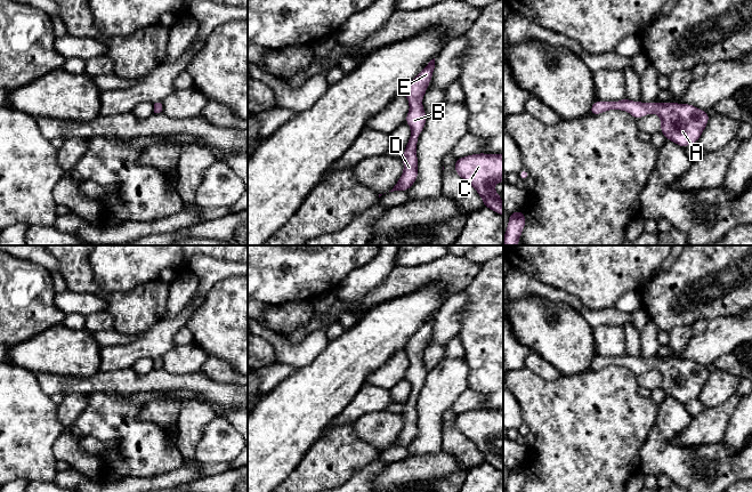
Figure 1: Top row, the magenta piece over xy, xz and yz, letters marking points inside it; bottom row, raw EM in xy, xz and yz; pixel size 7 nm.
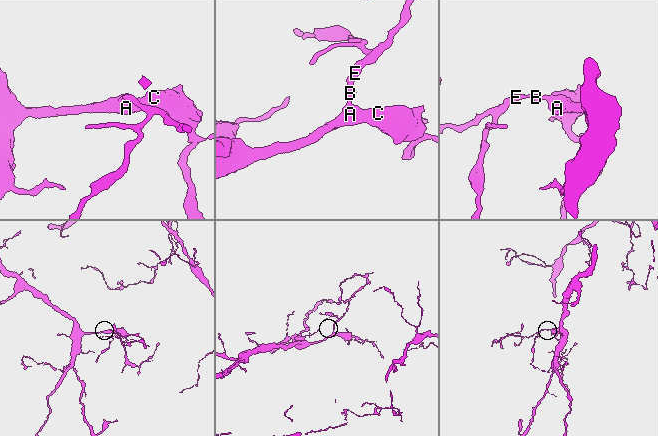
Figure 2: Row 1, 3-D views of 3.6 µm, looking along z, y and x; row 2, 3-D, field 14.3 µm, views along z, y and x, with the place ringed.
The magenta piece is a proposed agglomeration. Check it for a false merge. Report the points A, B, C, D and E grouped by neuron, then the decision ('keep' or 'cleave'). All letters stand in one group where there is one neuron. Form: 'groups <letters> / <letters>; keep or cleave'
groups A B C D E; keep

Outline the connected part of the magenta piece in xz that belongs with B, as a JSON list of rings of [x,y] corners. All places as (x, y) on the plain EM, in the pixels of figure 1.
[[[435,314],[431,315],[423,325],[411,337],[404,350],[410,361],[410,366],[405,378],[411,382],[411,393],[405,402],[405,409],[401,413],[404,419],[404,426],[394,444],[389,447],[406,447],[418,434],[418,411],[417,400],[420,388],[423,386],[427,370],[422,361],[422,354],[428,345],[434,330]]]

